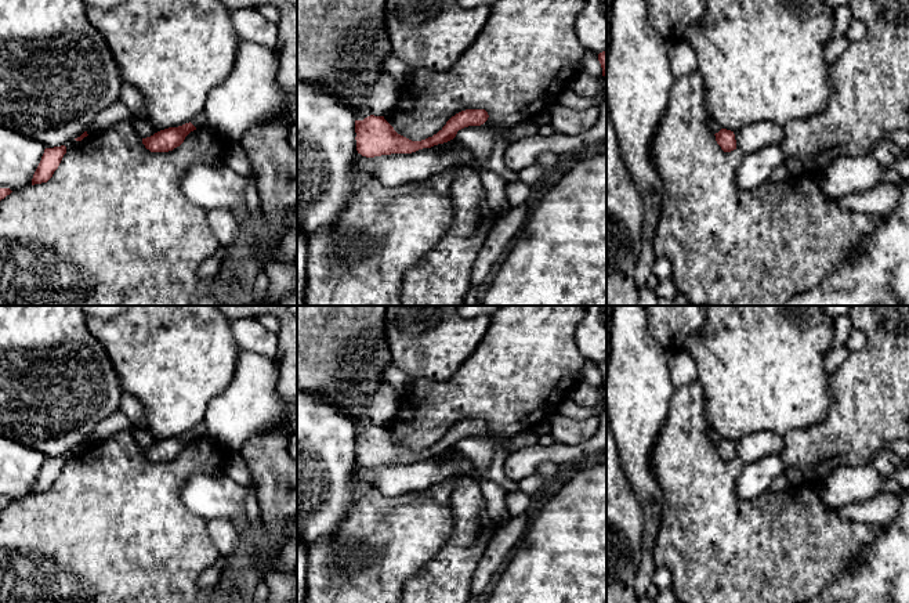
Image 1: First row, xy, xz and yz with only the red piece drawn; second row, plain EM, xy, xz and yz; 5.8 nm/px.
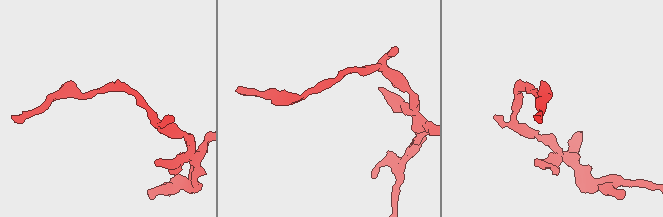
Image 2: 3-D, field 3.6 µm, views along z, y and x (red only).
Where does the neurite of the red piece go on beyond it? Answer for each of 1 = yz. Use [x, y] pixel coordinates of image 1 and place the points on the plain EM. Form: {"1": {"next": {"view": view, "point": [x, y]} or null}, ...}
{"1": {"next": null}}

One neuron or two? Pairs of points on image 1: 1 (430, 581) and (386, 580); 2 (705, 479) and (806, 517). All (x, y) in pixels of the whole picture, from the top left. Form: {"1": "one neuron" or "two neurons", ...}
{"1": "two neurons", "2": "one neuron"}

